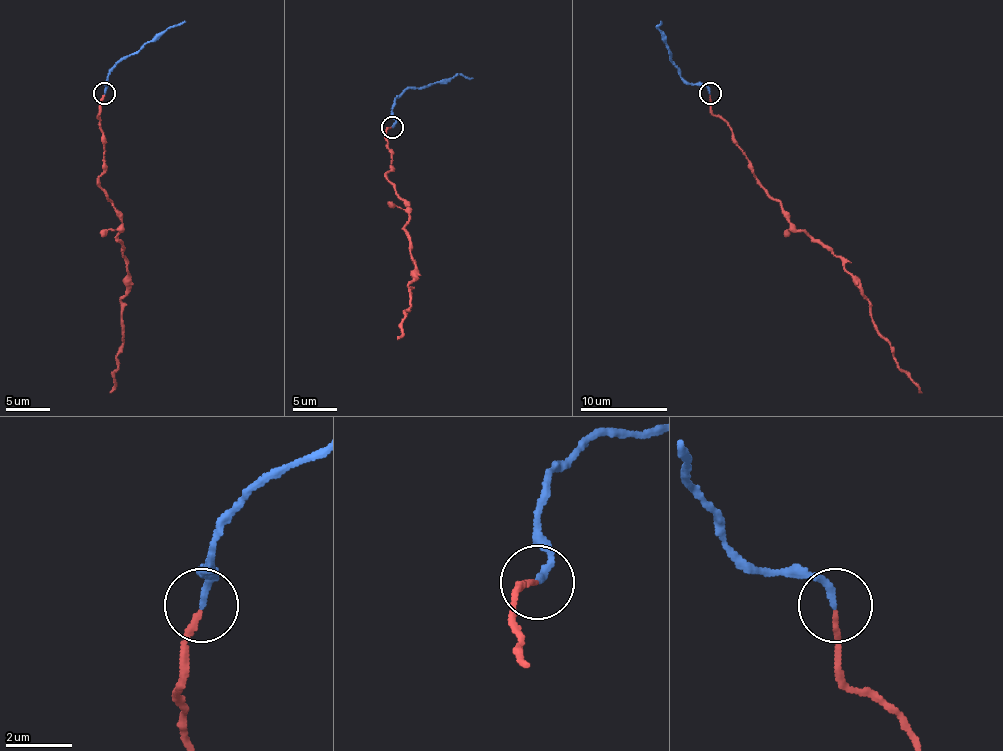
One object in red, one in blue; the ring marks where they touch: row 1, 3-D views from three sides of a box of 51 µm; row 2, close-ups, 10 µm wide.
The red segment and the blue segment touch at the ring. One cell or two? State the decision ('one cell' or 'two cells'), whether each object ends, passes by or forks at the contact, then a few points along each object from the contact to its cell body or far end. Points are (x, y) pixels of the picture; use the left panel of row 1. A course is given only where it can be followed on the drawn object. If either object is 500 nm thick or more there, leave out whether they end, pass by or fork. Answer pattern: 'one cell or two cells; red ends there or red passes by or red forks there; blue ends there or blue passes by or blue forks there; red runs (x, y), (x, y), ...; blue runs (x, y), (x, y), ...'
one cell; red ends there; blue ends there; red runs (105, 93), (98, 113), (103, 130), (98, 183), (122, 222), (118, 238), (127, 262), (122, 343), (109, 393); blue runs (105, 93), (105, 80), (120, 60), (168, 28), (186, 21)

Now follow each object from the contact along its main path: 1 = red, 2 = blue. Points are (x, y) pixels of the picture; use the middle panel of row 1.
1: (392, 127), (386, 131), (390, 149), (386, 175), (410, 208), (406, 232), (414, 260), (410, 306), (397, 339)
2: (392, 127), (392, 103), (408, 87), (447, 83), (456, 74), (473, 78)

